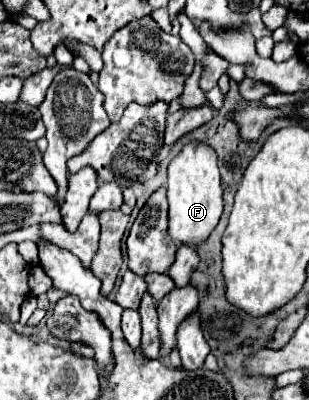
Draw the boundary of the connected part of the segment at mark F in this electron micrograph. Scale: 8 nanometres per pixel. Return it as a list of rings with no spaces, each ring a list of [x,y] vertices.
[[[188,142],[180,154],[168,164],[168,232],[176,244],[200,244],[216,228],[222,214],[222,184],[218,172],[218,156],[202,142]]]

